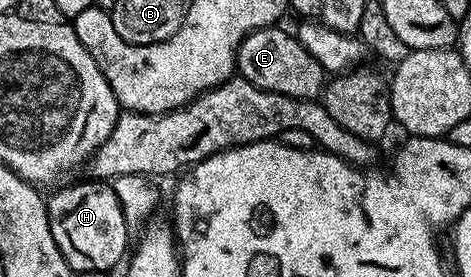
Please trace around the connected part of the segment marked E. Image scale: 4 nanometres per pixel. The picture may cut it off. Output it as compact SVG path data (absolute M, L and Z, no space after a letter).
M279 25L262 27L243 39L237 56L238 74L266 91L281 93L285 97L315 99L325 86L323 66L290 30L282 31L281 28Z

